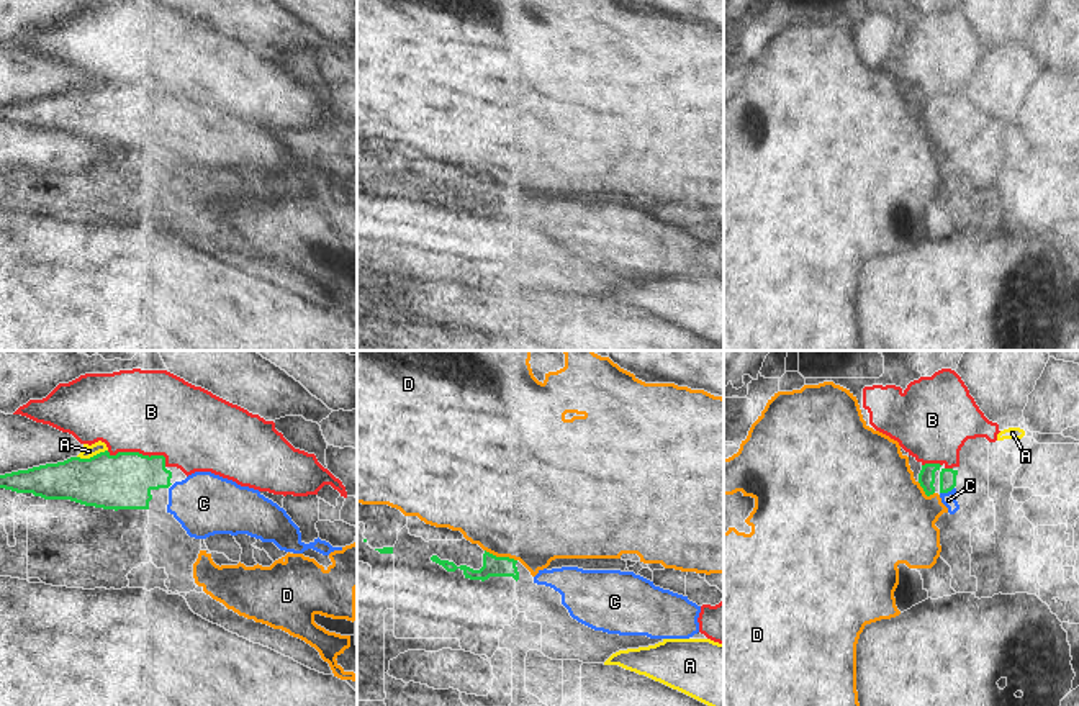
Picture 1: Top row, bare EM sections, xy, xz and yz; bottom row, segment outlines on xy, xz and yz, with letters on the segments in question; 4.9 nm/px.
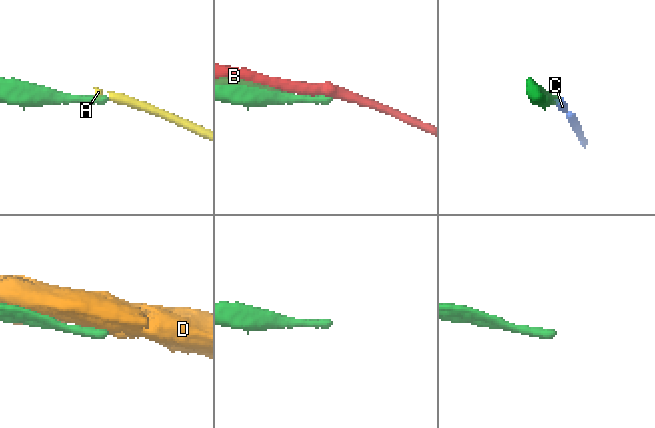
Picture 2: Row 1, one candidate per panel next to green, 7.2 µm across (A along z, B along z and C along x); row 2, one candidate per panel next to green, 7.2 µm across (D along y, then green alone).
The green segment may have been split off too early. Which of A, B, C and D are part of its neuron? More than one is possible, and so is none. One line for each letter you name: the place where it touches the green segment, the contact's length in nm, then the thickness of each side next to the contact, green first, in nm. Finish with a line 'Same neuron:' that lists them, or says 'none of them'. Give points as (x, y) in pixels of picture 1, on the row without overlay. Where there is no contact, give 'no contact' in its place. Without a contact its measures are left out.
C: meets green in yz at (947, 125); contact 80 nm long; 80 nm thick on the green side, 70 nm on the other
Same neuron: C

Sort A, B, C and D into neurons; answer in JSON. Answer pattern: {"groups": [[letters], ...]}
{"groups": [["A"], ["B"], ["C"], ["D"]]}

